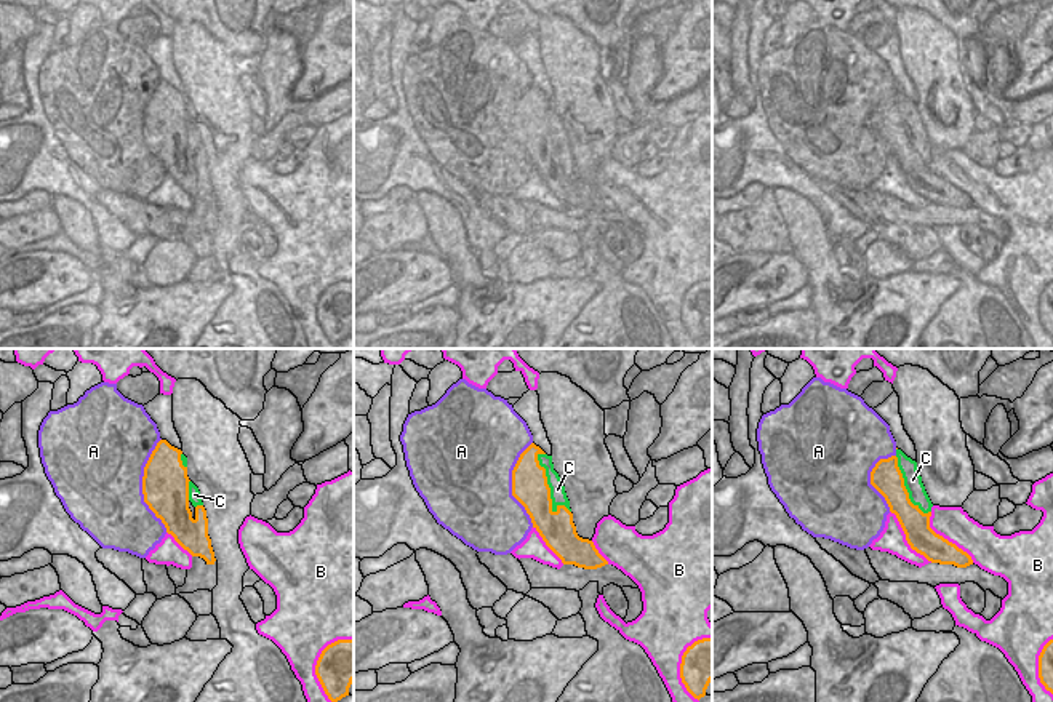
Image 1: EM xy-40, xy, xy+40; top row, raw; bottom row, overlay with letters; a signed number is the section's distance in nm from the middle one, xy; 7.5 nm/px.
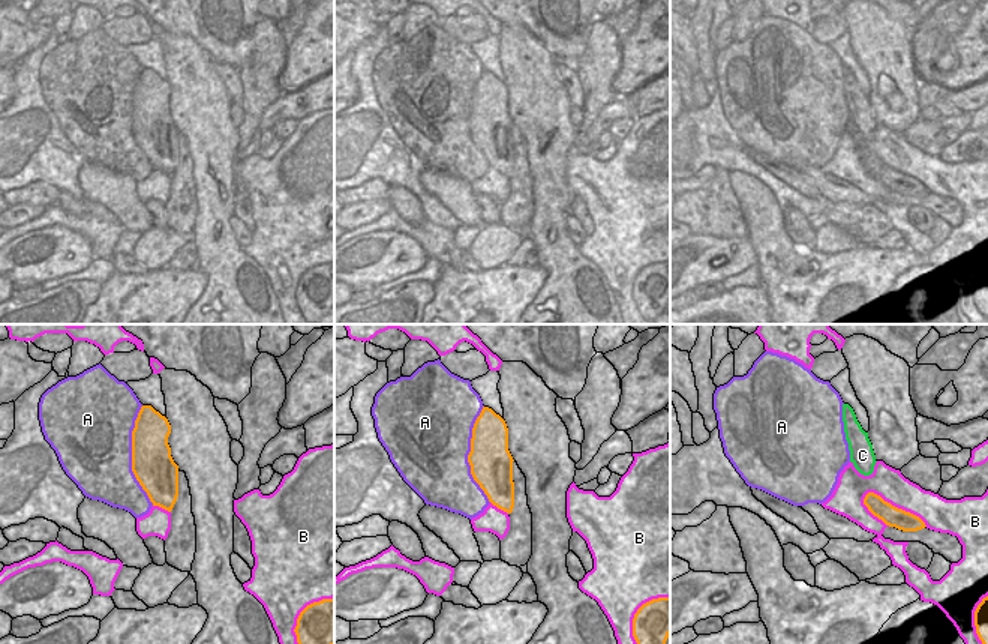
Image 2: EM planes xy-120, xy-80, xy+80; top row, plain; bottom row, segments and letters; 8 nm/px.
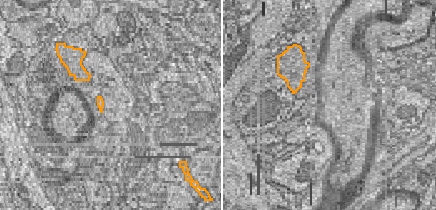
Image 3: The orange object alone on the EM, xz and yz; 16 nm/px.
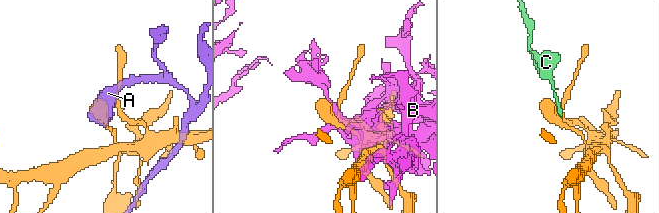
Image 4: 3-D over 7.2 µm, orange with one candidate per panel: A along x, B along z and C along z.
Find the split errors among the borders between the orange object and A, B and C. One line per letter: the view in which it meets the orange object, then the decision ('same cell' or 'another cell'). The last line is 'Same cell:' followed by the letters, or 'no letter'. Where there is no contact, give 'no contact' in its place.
A: meets orange in xy-40; another cell
B: meets orange in xy-40; another cell
C: meets orange in xy; another cell
Same cell: no letter

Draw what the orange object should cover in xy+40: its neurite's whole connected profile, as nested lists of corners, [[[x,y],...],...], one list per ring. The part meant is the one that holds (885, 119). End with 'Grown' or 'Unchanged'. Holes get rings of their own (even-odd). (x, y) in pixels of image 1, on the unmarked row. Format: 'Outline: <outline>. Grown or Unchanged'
Outline: [[[896,98],[875,106],[871,114],[871,126],[885,139],[890,154],[896,157],[912,192],[931,205],[957,209],[973,206],[967,193],[930,170],[931,154],[923,155],[919,147],[911,144]]]. Unchanged

